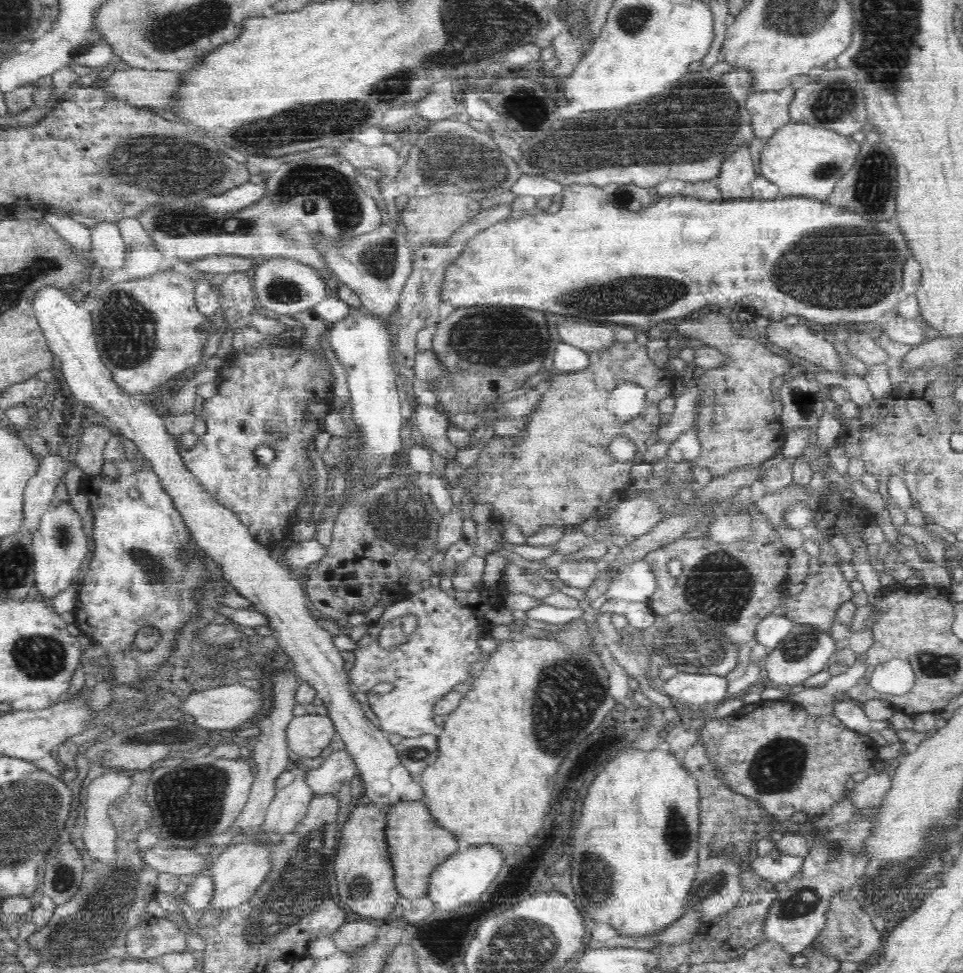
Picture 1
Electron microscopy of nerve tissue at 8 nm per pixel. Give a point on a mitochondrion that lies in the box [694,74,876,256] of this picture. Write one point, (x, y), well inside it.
(836, 102)

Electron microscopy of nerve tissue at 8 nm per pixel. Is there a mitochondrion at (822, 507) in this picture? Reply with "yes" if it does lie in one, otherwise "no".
no

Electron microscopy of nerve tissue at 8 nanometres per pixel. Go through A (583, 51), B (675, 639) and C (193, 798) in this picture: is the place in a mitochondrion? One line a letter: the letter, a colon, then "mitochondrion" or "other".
A: other
B: mitochondrion
C: mitochondrion

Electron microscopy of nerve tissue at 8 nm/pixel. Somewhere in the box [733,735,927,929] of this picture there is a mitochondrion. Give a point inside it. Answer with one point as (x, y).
(801, 902)

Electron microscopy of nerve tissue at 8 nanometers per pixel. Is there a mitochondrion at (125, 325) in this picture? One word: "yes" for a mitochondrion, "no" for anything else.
yes

